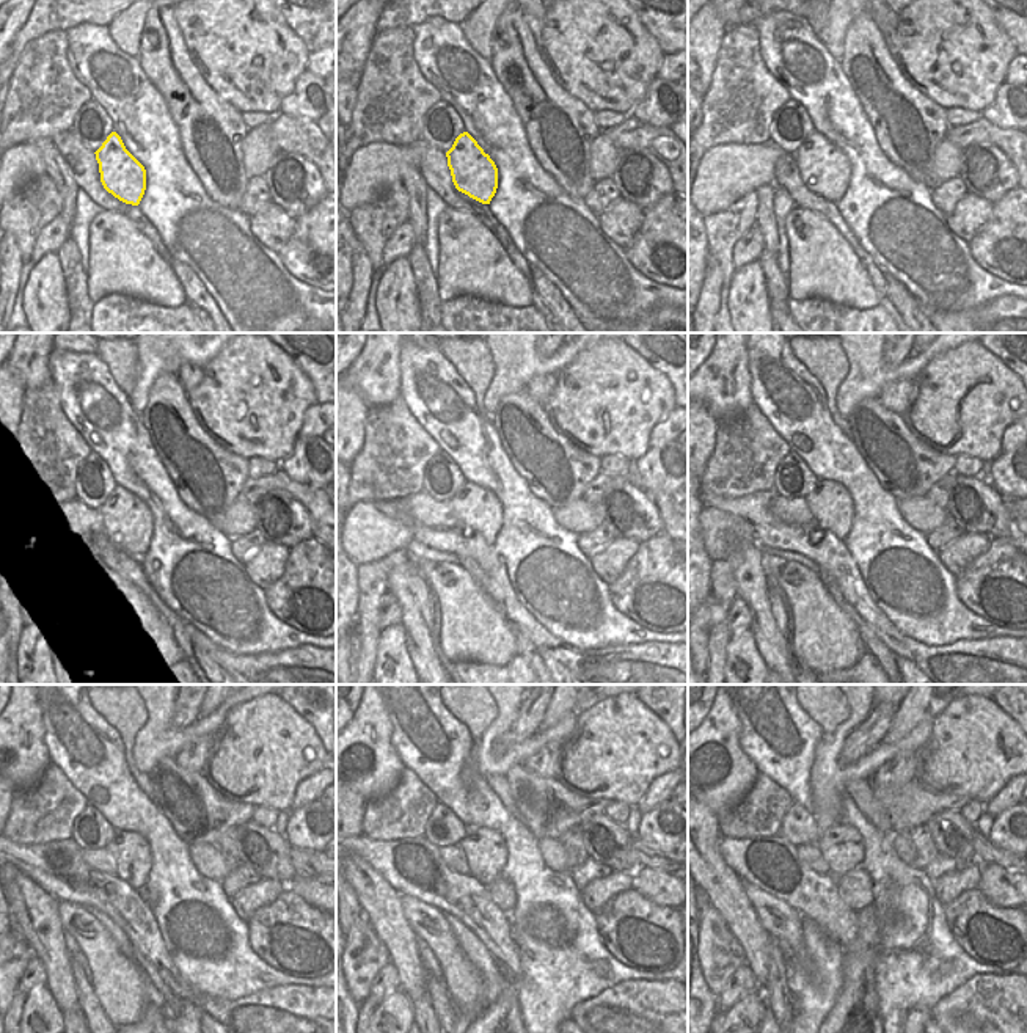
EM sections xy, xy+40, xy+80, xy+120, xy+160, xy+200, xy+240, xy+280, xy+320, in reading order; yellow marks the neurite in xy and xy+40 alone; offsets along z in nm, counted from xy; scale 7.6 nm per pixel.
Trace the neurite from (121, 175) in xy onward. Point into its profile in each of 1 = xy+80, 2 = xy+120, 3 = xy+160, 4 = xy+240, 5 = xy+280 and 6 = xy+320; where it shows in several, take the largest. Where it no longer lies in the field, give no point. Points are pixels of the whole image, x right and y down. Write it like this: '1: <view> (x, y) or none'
1: xy+80 (825, 170)
2: xy+120 (126, 521)
3: xy+160 (478, 509)
4: xy+240 (131, 851)
5: xy+280 (486, 851)
6: xy+320 (840, 846)

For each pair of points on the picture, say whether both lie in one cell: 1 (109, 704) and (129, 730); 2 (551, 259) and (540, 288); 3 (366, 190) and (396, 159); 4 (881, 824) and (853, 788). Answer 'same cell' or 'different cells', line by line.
1: same cell
2: different cells
3: same cell
4: same cell

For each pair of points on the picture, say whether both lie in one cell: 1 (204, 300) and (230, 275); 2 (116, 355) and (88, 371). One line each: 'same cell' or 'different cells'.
1: different cells
2: different cells

